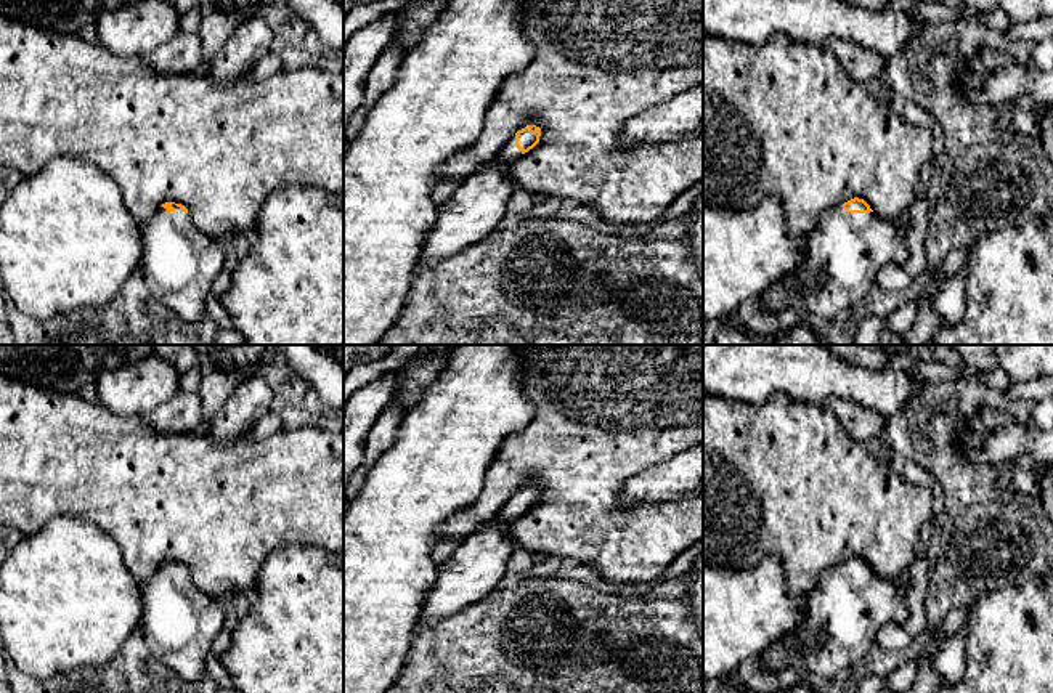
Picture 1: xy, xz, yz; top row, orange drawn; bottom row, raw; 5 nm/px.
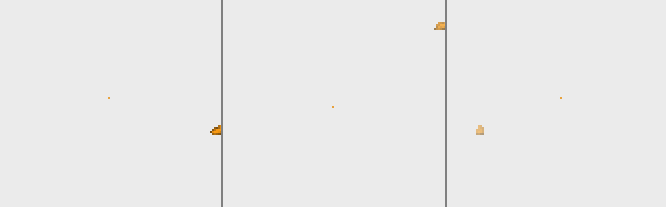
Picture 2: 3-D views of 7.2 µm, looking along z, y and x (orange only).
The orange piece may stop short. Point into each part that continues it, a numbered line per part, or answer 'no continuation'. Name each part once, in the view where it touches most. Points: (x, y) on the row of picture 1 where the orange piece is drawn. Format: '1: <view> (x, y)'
1: xy (178, 263)

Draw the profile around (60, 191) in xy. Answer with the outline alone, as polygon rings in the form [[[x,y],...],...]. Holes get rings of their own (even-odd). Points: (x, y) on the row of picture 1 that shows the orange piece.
[[[56,157],[39,173],[24,176],[0,209],[0,289],[6,300],[13,302],[21,313],[37,319],[61,314],[72,316],[74,313],[88,314],[108,306],[117,297],[127,278],[140,268],[141,249],[140,223],[127,212],[119,186],[103,170],[75,157]]]

